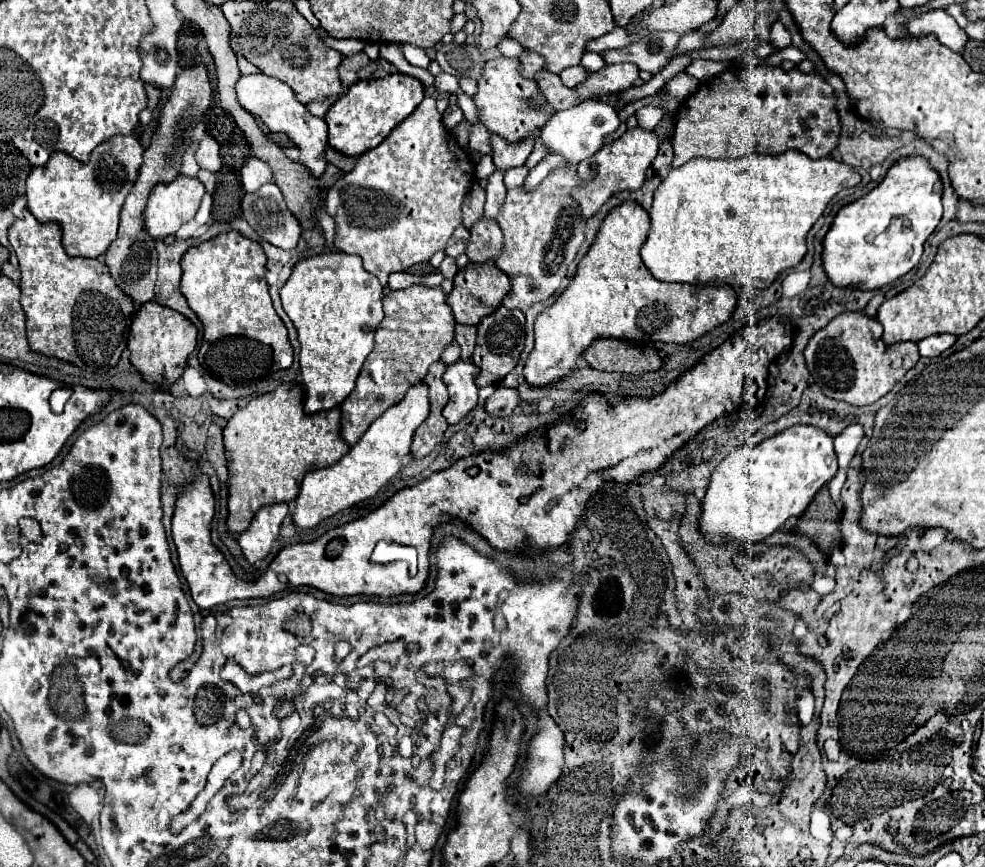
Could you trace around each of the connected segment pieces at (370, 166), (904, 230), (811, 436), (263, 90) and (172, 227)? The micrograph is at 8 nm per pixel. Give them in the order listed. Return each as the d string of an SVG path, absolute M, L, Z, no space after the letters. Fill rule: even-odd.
M425 96L423 102L413 110L413 114L405 118L405 122L401 122L399 126L395 126L395 130L393 130L379 146L375 146L371 152L363 154L363 156L357 160L355 168L353 168L351 172L347 172L345 176L341 176L341 178L329 188L329 192L327 192L325 208L327 208L327 214L335 220L335 232L337 232L337 234L335 234L335 246L337 246L341 252L345 252L345 254L357 254L357 256L361 256L365 270L371 272L373 276L377 276L383 286L387 284L387 278L389 278L391 272L403 272L403 270L411 268L411 266L417 264L417 262L427 262L427 260L431 260L437 250L445 250L447 240L451 238L451 234L455 232L455 228L461 226L461 204L463 204L467 192L471 190L471 184L473 184L473 178L475 178L475 164L473 164L471 154L469 154L465 148L461 148L461 146L457 144L455 136L443 126L441 118L443 118L443 116L439 114L439 110L437 110L437 106L435 106L435 98Z
M919 154L901 156L879 186L837 212L823 238L823 268L831 282L877 290L907 274L919 262L925 240L941 220L941 194L941 176L927 158Z
M791 426L785 434L777 434L759 446L739 446L733 450L713 472L711 484L705 498L701 500L699 532L713 546L737 542L737 544L757 544L777 532L789 518L801 516L813 496L837 474L837 456L833 450L833 438L823 434L823 430L813 426Z
M251 74L251 76L241 76L237 80L235 94L237 94L239 104L253 116L261 118L271 132L285 132L297 144L297 148L301 150L299 162L305 164L313 172L313 176L321 176L325 172L327 124L325 124L325 120L309 114L309 110L295 98L293 90L287 84L283 84L271 76L265 76L265 74Z
M177 176L169 184L157 184L143 212L143 228L153 238L175 234L183 222L195 216L203 194L205 188L199 178Z

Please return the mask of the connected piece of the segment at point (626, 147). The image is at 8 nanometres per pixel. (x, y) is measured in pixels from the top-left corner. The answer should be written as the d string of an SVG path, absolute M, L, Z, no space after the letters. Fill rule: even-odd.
M643 128L627 130L621 138L613 140L611 144L605 144L597 154L577 164L577 174L581 178L581 184L573 190L573 198L579 204L581 216L591 218L595 216L601 206L617 192L623 190L639 190L647 178L647 170L657 156L659 140L653 132L647 132Z

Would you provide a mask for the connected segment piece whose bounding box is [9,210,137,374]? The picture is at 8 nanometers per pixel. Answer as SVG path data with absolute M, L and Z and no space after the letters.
M25 210L23 216L9 228L9 242L21 266L21 306L25 312L27 342L31 350L43 356L65 360L93 374L105 374L109 368L117 366L123 350L127 348L129 324L137 308L121 290L115 290L115 282L111 282L107 266L101 260L69 258L61 246L59 224L41 224L29 210Z

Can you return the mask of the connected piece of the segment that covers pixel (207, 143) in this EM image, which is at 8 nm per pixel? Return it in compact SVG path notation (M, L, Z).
M209 134L201 140L201 146L197 150L197 164L203 170L211 170L211 172L219 172L221 170L221 158L219 158L219 146L215 142L215 138L211 138Z

